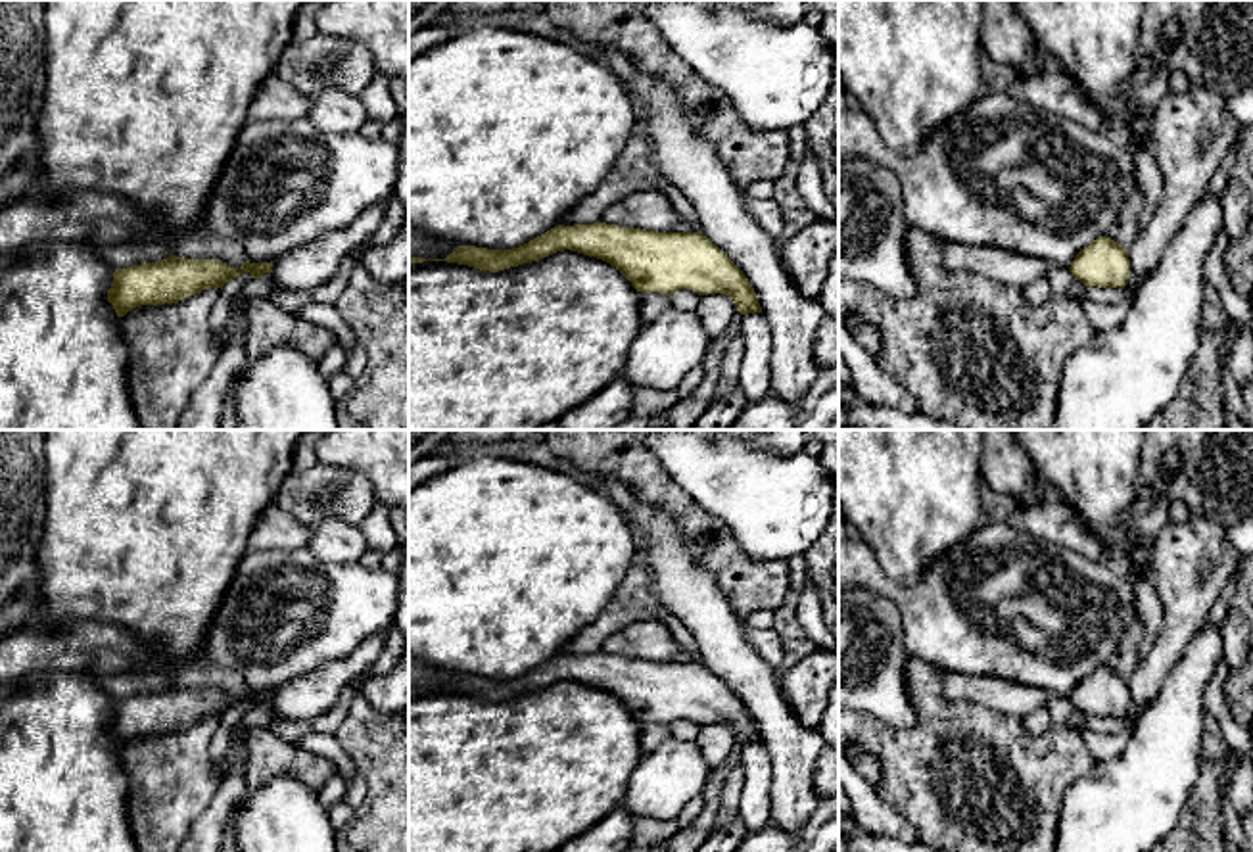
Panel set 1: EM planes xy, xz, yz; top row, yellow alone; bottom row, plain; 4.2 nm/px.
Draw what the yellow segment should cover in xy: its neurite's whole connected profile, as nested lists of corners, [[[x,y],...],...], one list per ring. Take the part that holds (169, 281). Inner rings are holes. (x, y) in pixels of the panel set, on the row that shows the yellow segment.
[[[169,253],[167,259],[157,263],[115,269],[113,284],[107,290],[107,301],[113,305],[117,317],[125,317],[140,305],[178,303],[201,290],[223,288],[228,280],[244,272],[261,278],[265,272],[272,272],[272,263],[274,261],[246,261],[240,269],[234,269],[223,261],[198,261]]]

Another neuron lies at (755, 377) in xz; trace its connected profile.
[[[748,313],[741,319],[743,363],[739,386],[748,403],[771,395],[771,347],[773,334],[764,313]]]

